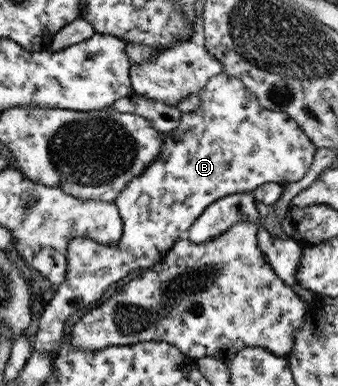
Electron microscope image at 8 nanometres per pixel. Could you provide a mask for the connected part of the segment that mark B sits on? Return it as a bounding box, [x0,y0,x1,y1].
[36,71,316,351]

